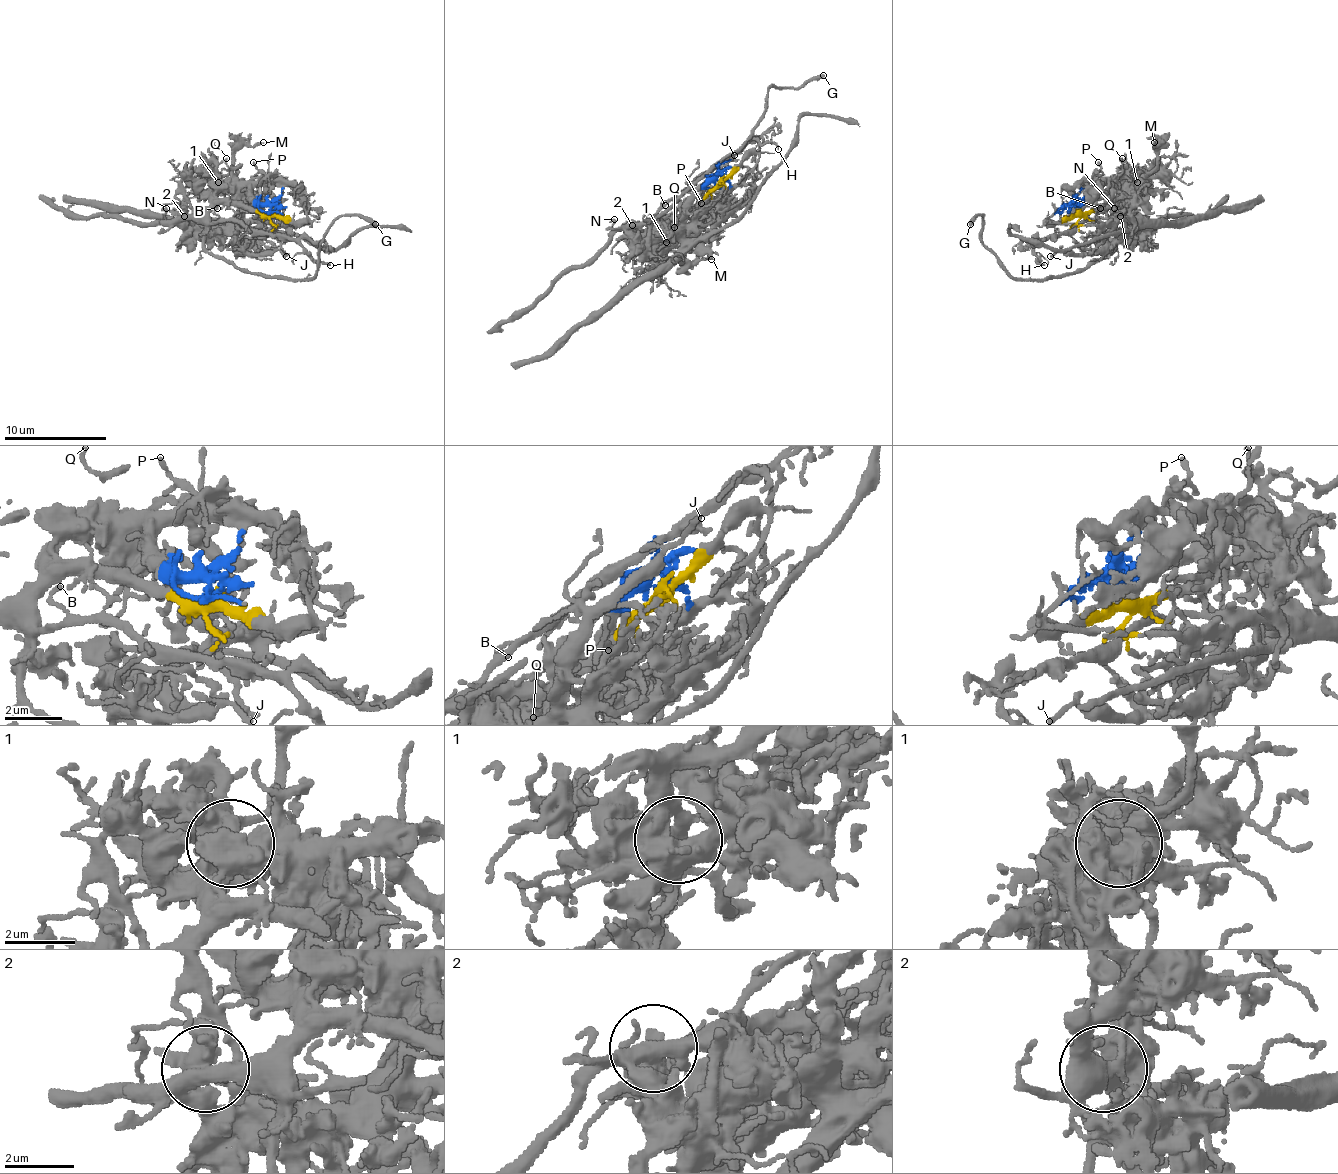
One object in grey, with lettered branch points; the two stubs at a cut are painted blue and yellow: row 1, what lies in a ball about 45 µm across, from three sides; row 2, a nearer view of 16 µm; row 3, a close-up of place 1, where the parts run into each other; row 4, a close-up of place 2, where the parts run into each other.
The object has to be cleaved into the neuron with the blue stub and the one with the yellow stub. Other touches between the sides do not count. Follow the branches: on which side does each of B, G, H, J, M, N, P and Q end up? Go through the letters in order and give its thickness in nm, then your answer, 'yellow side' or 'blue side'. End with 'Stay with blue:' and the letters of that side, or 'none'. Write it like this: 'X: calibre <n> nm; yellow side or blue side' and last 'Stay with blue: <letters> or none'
B: calibre 140 nm; yellow side
G: calibre 320 nm; yellow side
H: calibre 140 nm; yellow side
J: calibre 150 nm; blue side
M: calibre 170 nm; yellow side
N: calibre 180 nm; yellow side
P: calibre 150 nm; blue side
Q: calibre 110 nm; blue side
Stay with blue: J, P, Q

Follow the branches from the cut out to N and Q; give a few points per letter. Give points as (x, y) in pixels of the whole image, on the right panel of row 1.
N: (1075, 207), (1096, 212), (1111, 204), (1124, 220), (1114, 207)
Q: (1075, 207), (1080, 199), (1103, 197), (1126, 174), (1121, 158)

